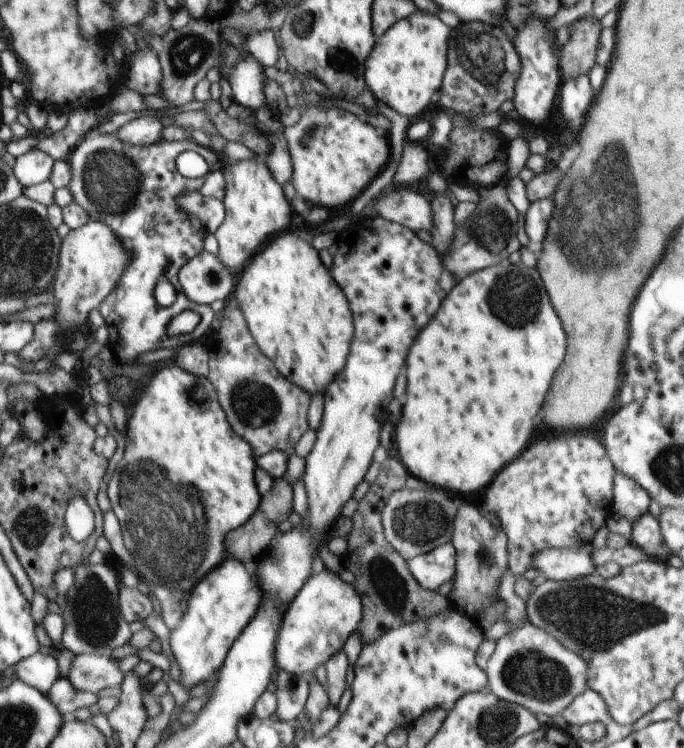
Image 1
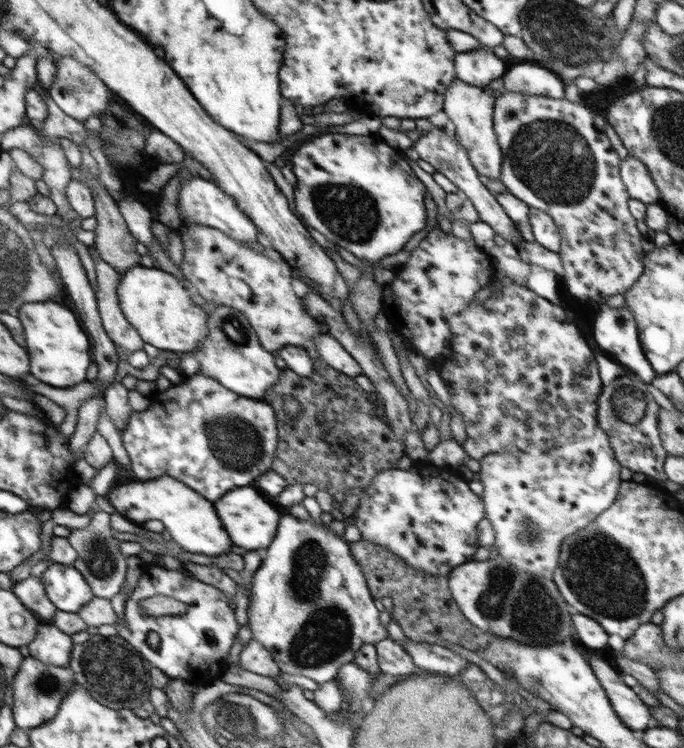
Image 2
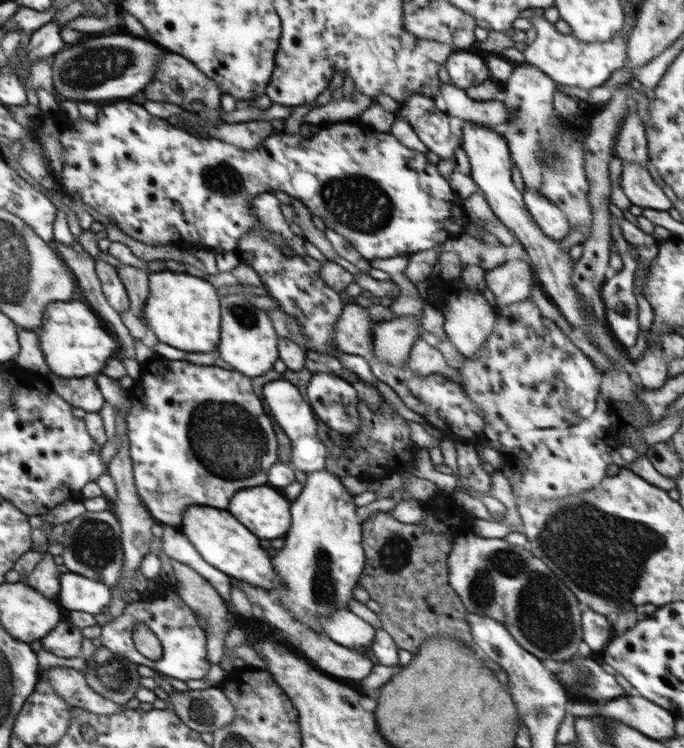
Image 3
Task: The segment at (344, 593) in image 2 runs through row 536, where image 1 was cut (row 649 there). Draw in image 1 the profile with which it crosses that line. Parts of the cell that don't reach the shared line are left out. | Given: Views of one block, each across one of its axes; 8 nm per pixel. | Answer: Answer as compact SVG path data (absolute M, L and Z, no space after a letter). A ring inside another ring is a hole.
M325 569L313 578L309 577L290 602L281 620L280 634L277 634L278 640L276 640L276 652L274 652L275 668L296 676L312 675L320 664L326 664L338 650L342 650L348 636L358 630L362 617L363 606L359 594L351 584L343 582L338 574Z

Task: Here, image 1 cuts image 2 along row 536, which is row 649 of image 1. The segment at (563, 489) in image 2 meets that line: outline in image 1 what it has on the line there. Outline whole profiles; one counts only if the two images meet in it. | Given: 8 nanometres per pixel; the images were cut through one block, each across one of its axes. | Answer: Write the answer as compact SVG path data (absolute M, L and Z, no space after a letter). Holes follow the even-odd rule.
M528 624L511 630L493 647L484 670L489 690L499 699L522 705L532 714L560 714L587 689L585 661L537 626Z

